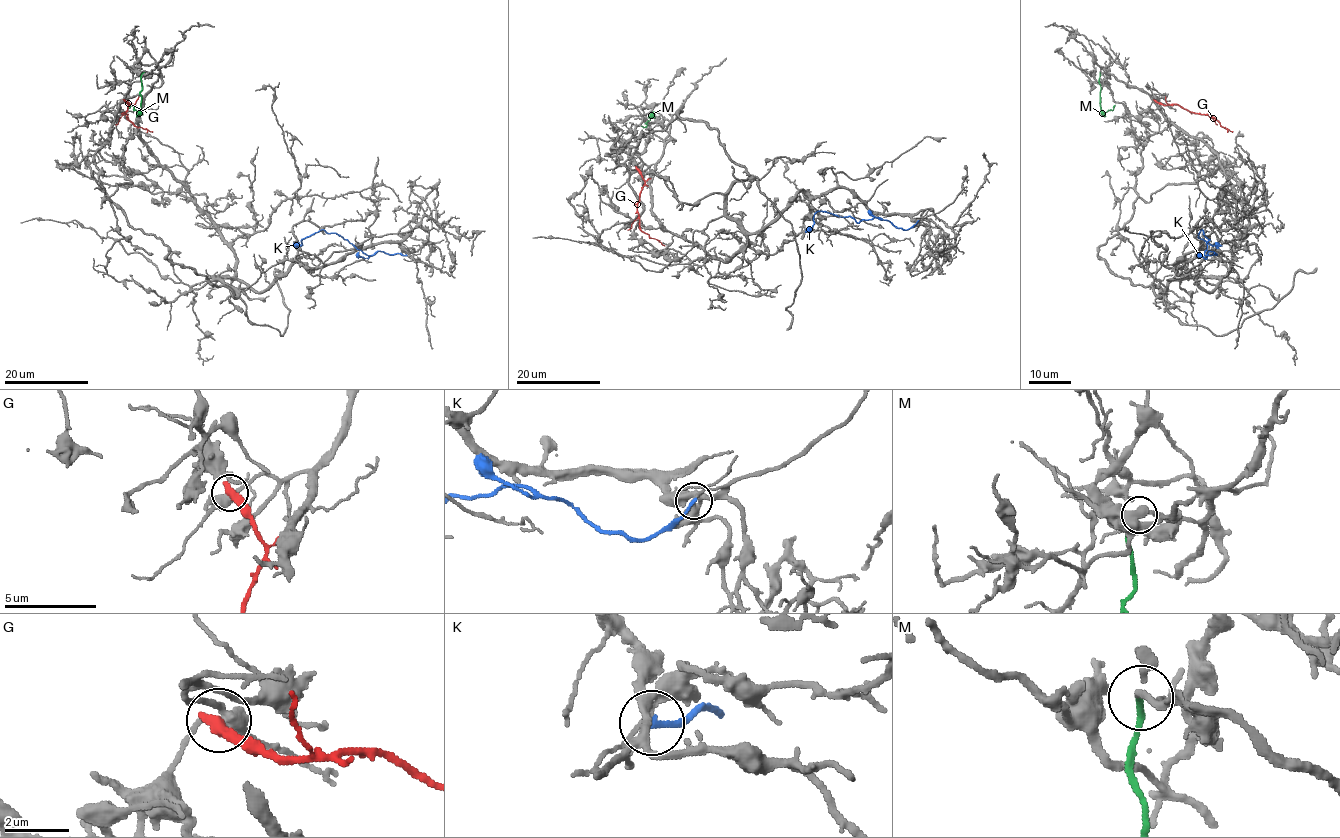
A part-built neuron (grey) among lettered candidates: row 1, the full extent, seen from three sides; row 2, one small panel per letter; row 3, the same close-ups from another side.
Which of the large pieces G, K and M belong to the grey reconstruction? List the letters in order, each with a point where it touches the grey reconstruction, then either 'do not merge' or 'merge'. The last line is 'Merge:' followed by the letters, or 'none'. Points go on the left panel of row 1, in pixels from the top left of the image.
G: meets grey at (124, 100); do not merge
K: meets grey at (406, 255); do not merge
M: meets grey at (143, 72); merge
Merge: M

